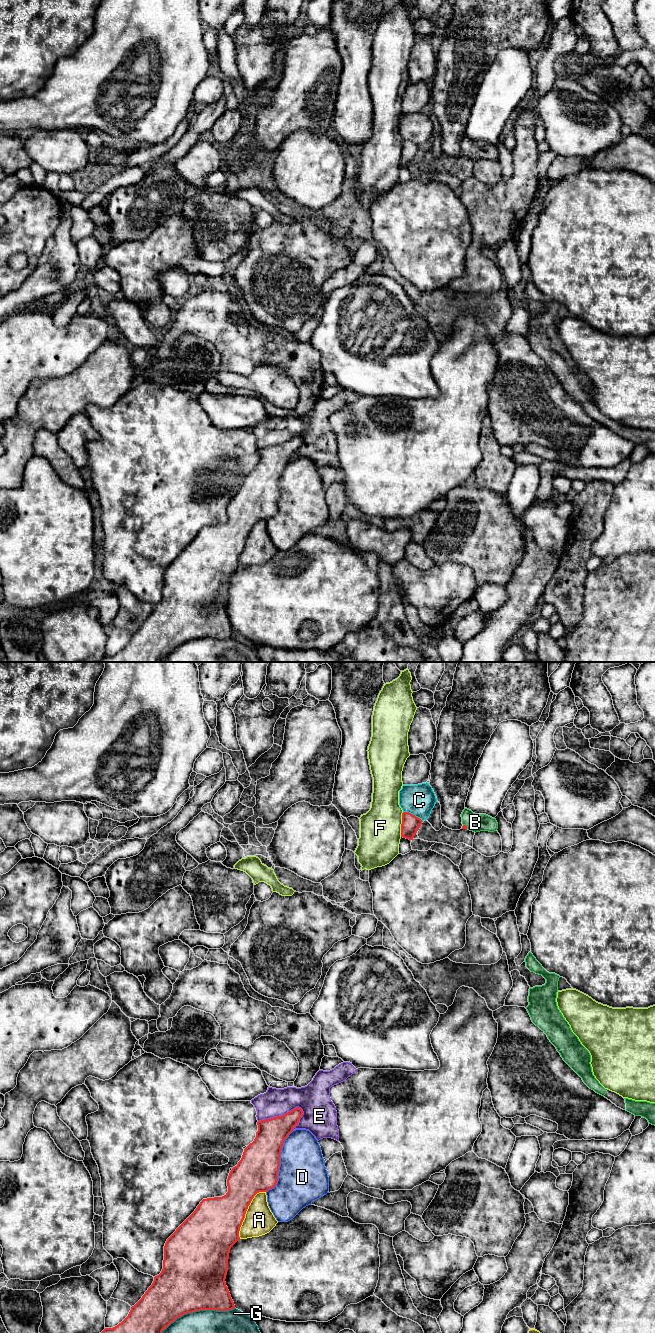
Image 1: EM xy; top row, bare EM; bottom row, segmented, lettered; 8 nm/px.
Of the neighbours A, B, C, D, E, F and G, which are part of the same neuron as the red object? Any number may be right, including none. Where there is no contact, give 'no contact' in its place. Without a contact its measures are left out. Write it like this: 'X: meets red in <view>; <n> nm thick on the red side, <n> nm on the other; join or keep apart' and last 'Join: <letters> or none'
A: meets red in xy; 400 nm thick on the red side, 240 nm on the other; keep apart
B: meets red in xy; 30 nm thick on the red side, 140 nm on the other; join
C: meets red in xy; 150 nm thick on the red side, 260 nm on the other; keep apart
D: meets red in xy; 340 nm thick on the red side, 400 nm on the other; keep apart
E: meets red in xy; 240 nm thick on the red side, 220 nm on the other; keep apart
F: meets red in xy; 150 nm thick on the red side, 340 nm on the other; keep apart
G: meets red in xy; 500 nm thick on the red side, 190 nm on the other; keep apart
Join: B

